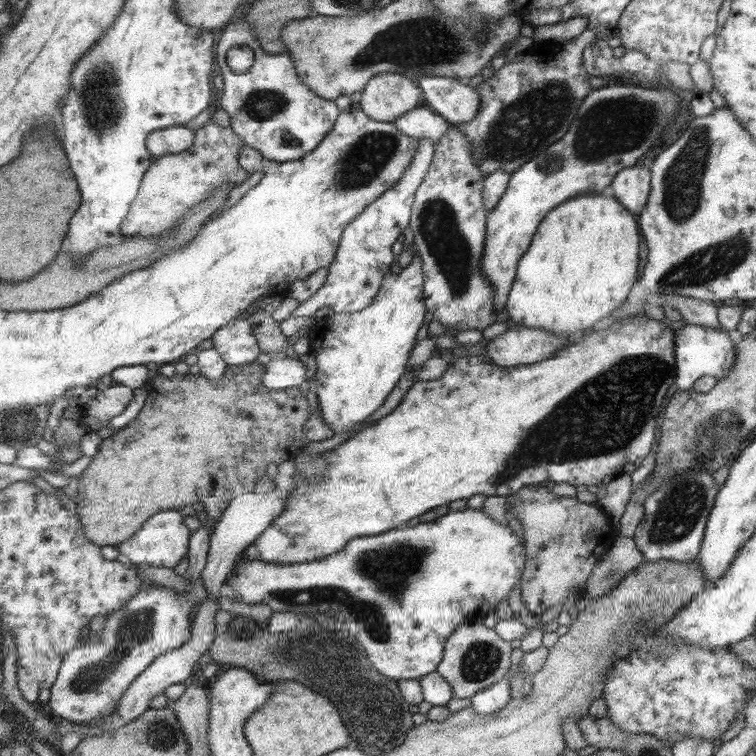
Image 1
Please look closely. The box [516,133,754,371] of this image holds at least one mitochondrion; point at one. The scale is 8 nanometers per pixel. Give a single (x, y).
(703, 267)

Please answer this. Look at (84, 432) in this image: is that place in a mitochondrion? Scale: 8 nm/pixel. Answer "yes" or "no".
no

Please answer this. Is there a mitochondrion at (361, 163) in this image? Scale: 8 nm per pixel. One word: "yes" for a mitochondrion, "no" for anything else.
yes

